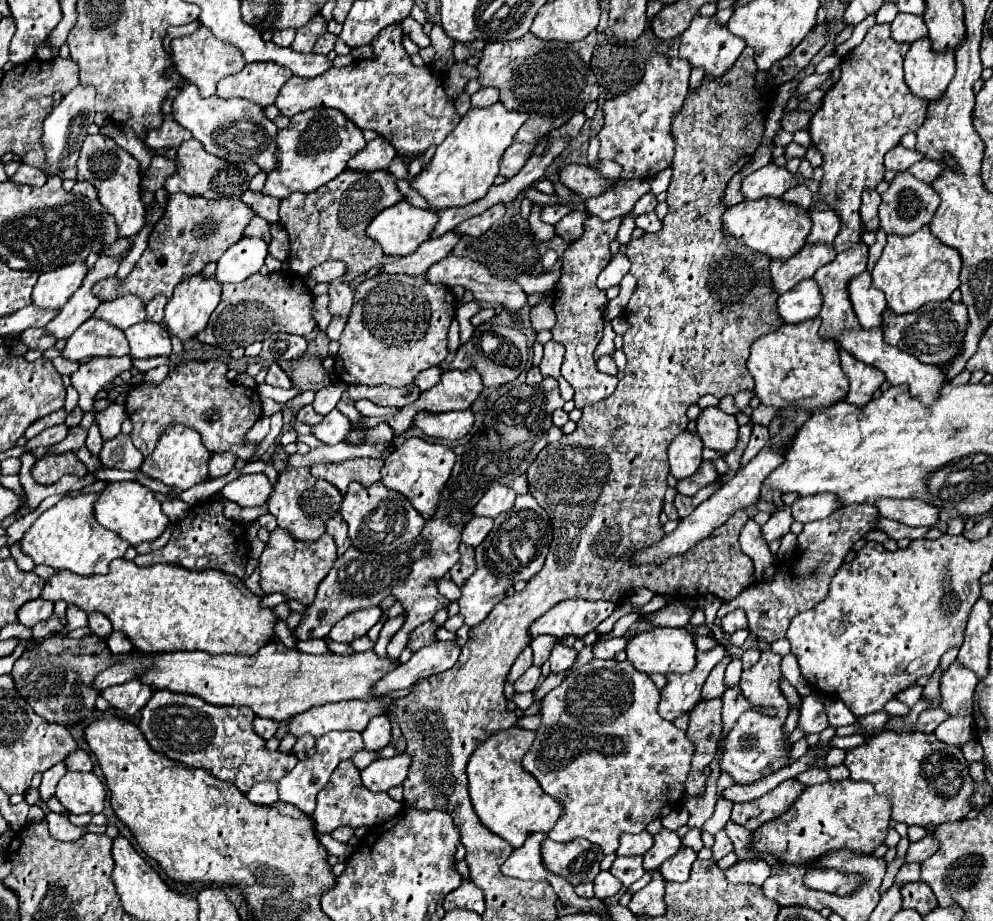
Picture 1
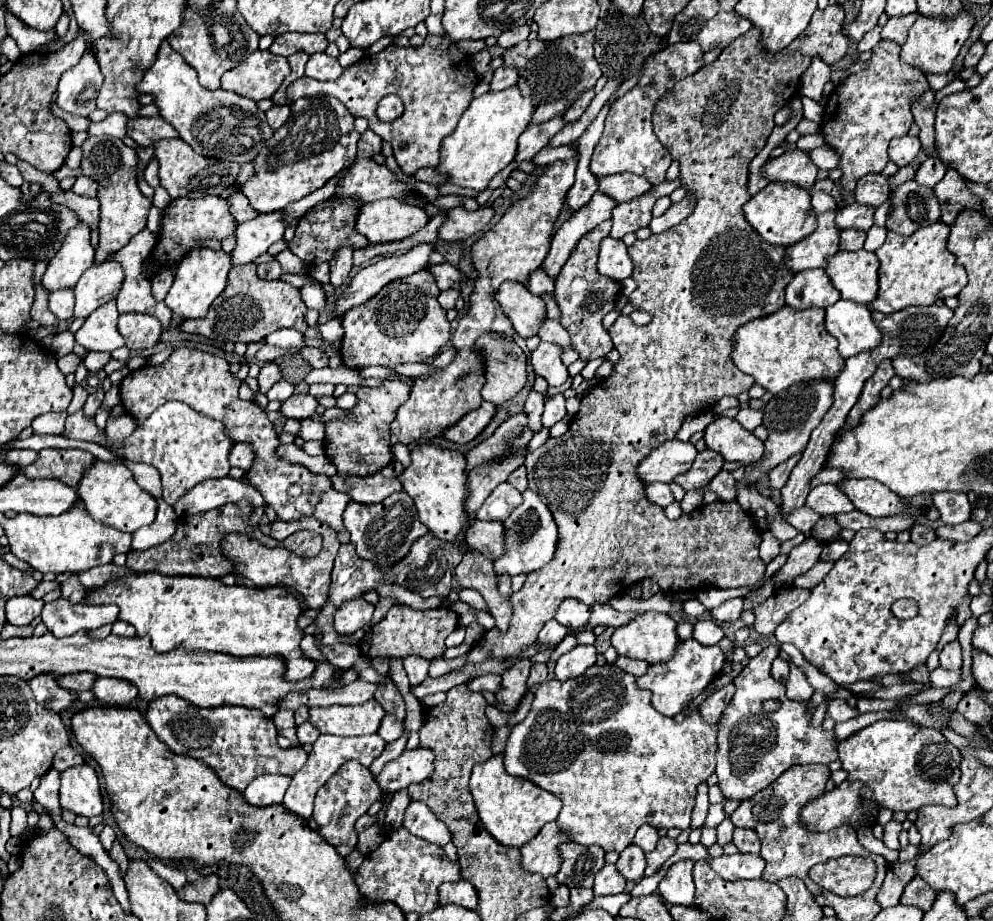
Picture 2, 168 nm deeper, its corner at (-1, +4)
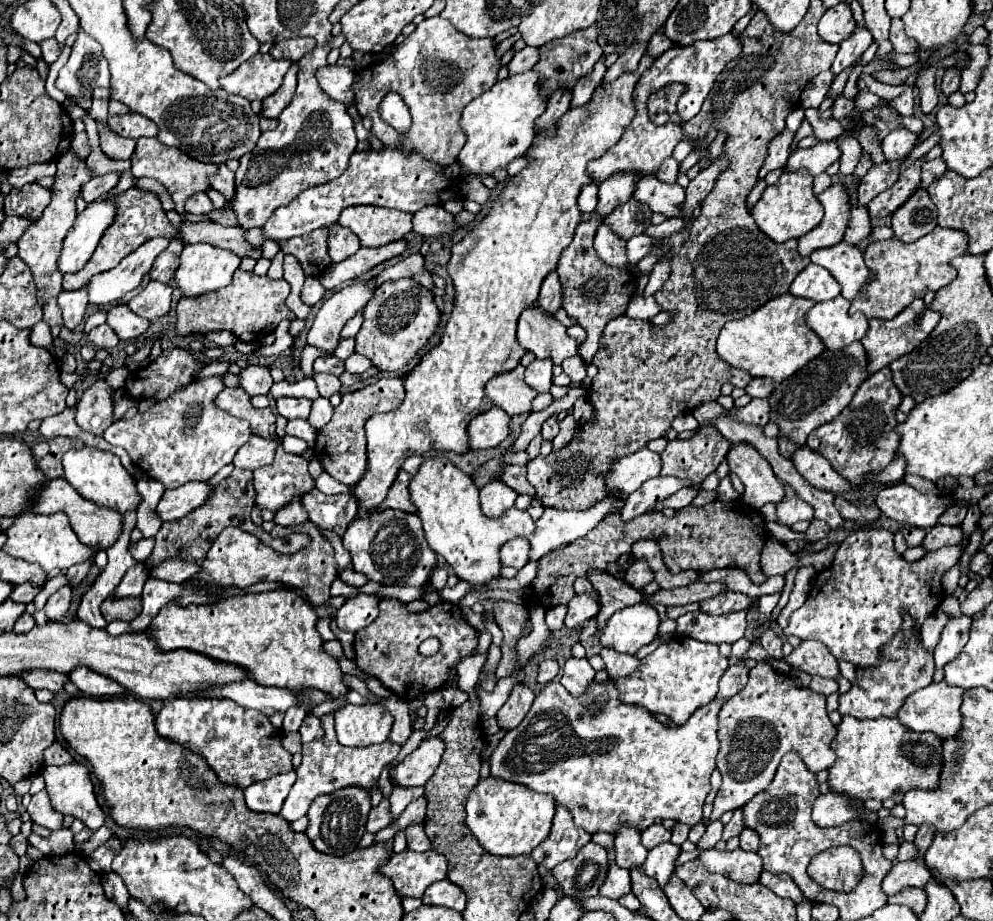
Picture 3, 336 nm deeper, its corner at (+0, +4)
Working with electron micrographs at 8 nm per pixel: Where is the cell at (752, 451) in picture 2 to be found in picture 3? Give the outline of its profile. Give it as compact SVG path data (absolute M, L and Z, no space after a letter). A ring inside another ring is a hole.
M736 444L728 452L730 470L742 480L742 500L752 508L764 504L780 504L784 500L784 484L774 476L768 460L748 444Z

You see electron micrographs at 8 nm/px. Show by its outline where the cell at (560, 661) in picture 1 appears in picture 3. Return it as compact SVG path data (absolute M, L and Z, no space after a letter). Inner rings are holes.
M570 658L566 664L564 664L564 670L562 670L562 678L560 678L560 684L572 694L572 696L580 696L582 692L586 692L586 688L590 686L590 682L594 680L594 668L590 666L590 662L584 658L584 660L578 660L578 658Z

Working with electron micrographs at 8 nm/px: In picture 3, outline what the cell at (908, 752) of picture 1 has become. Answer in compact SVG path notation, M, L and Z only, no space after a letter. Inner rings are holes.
M842 716L842 722L836 726L836 736L830 742L830 748L836 752L836 762L828 768L828 784L832 792L850 794L862 800L876 798L886 800L896 794L904 794L912 788L936 788L940 770L942 770L942 740L930 732L910 732L902 728L896 718L876 718L876 720L856 720Z

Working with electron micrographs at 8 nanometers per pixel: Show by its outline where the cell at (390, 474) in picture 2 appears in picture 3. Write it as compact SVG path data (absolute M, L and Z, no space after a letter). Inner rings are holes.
M400 470L398 474L398 480L394 480L386 500L380 504L378 510L386 510L386 508L392 508L392 510L402 510L402 512L416 512L414 504L410 502L410 490L408 490L408 484L410 484L412 476L404 470Z

